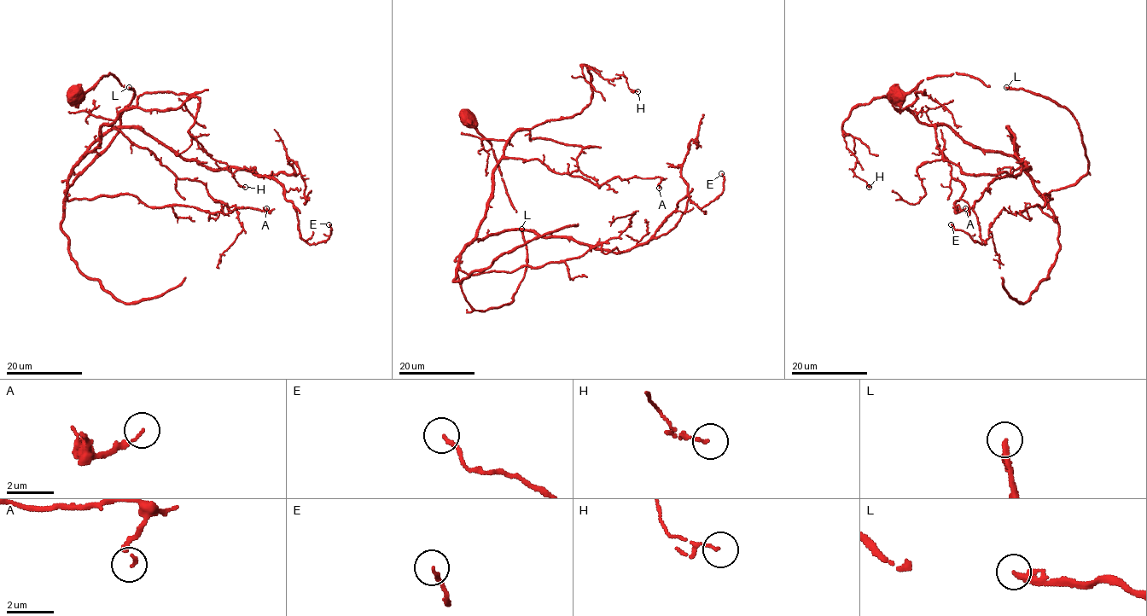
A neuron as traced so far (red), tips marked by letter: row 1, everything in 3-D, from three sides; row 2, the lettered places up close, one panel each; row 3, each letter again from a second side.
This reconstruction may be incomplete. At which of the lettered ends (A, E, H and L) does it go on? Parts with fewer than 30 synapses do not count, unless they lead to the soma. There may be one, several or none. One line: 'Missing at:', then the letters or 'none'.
Missing at: none

